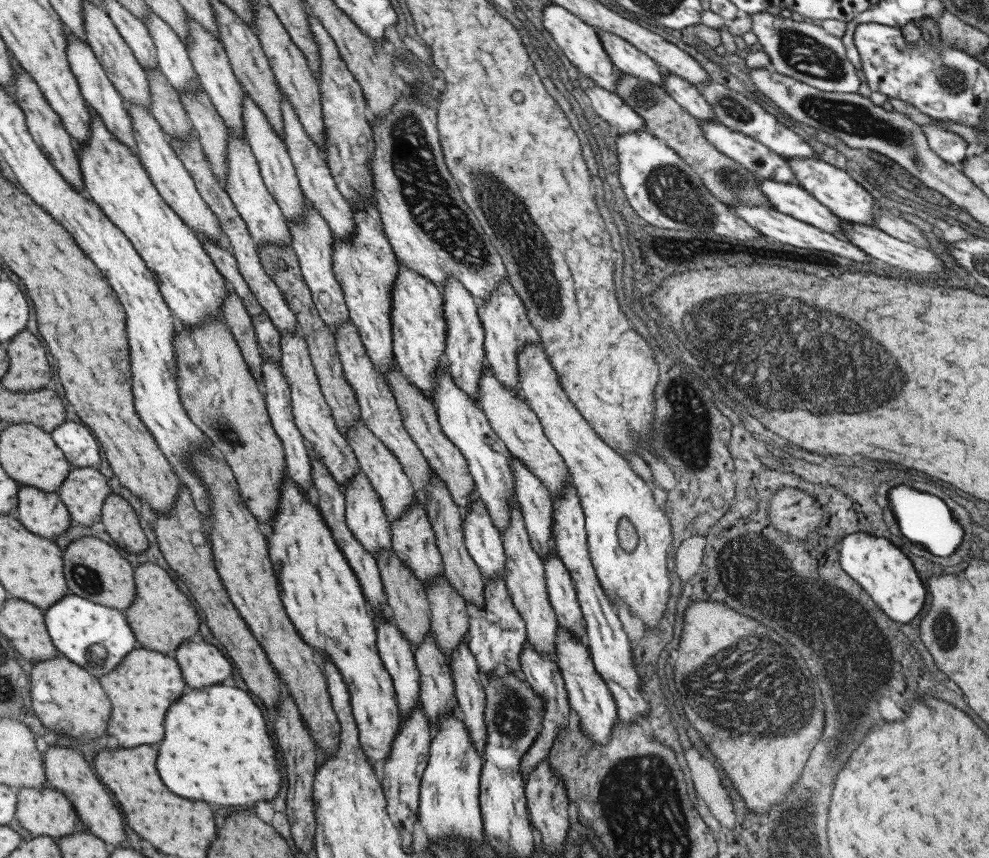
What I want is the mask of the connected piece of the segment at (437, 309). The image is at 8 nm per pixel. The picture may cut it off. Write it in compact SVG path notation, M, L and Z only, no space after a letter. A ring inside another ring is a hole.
M397 261L397 274L390 296L390 330L393 360L400 371L413 383L425 398L430 400L434 387L434 374L444 361L445 321L442 295L433 283L419 276L413 269Z

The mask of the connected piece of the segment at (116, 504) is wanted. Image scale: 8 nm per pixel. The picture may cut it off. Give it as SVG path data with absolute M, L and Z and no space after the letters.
M108 495L98 520L119 548L133 554L141 554L147 549L147 540L133 508L119 495Z

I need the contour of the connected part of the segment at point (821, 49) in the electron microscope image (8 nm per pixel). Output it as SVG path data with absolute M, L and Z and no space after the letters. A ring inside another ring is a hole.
M765 11L749 17L751 19L750 32L757 38L764 54L767 54L771 70L819 91L857 93L859 78L845 55L843 44L835 36L831 36L823 28L806 20L796 22Z

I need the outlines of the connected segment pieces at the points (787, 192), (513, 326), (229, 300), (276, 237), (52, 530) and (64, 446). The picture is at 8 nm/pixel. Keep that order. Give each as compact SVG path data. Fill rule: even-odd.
M759 178L758 188L773 209L806 222L815 228L841 237L840 220L828 208L819 204L799 185Z
M503 281L496 289L493 289L482 303L477 303L476 313L483 329L483 348L485 362L494 372L494 377L506 389L513 389L522 397L518 387L518 374L516 356L520 350L529 343L537 345L538 335L529 322L521 297L512 289L510 282Z
M228 287L222 300L221 313L224 322L240 348L245 364L256 380L261 376L261 350L257 344L254 330L242 300Z
M227 130L226 161L227 174L225 174L223 189L234 204L238 215L244 220L256 248L265 243L290 247L290 232L285 218L268 189L263 185L257 161L248 142L246 139L240 139L237 135L229 133L229 130Z
M32 486L17 489L15 518L33 535L55 540L70 526L70 516L57 491L43 492Z
M65 420L49 434L72 467L98 467L99 444L83 424Z

